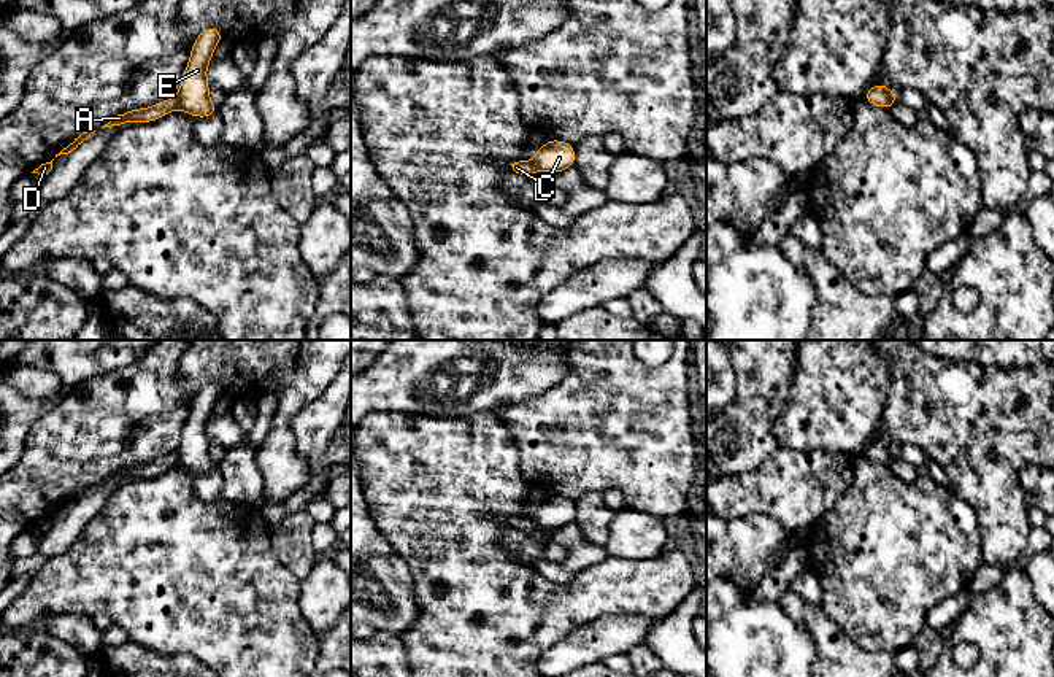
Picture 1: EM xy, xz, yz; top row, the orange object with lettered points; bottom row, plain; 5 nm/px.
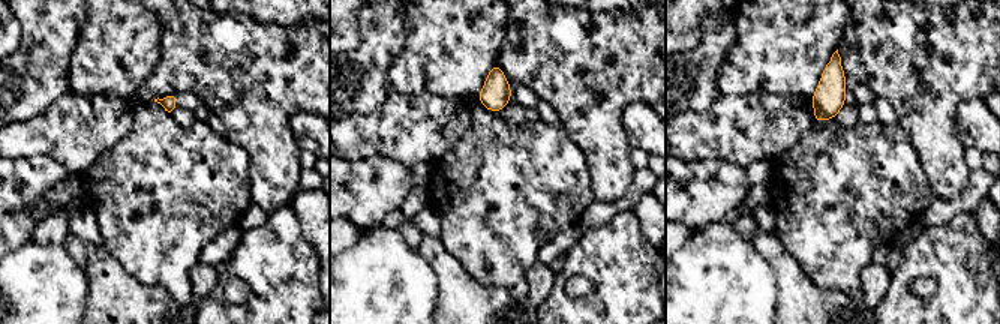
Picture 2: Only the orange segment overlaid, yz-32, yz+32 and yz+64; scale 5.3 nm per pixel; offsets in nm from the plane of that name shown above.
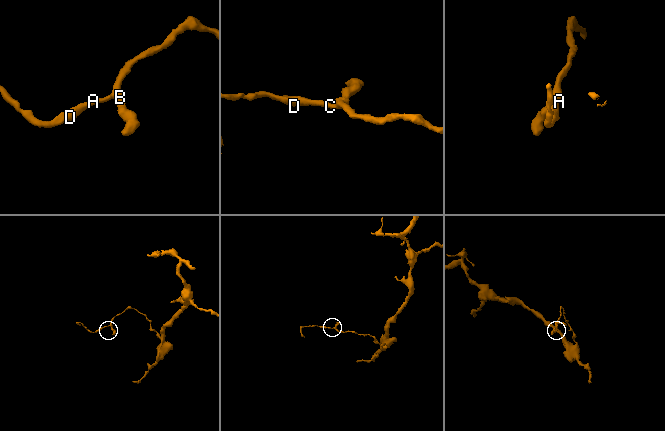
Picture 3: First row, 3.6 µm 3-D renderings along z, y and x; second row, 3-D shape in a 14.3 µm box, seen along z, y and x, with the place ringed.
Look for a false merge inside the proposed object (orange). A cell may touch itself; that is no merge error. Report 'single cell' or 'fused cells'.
fused cells

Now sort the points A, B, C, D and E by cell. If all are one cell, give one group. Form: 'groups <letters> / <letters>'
groups A C D / B E

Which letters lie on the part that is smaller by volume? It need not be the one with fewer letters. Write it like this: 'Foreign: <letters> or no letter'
Foreign: A, C, D

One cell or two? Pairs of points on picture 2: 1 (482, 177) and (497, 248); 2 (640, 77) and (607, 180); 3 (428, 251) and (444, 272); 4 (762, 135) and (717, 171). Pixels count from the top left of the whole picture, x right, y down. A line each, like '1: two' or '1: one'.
1: one
2: one
3: one
4: two

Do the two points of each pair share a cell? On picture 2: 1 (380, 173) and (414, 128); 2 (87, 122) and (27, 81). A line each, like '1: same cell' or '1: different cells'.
1: different cells
2: different cells

